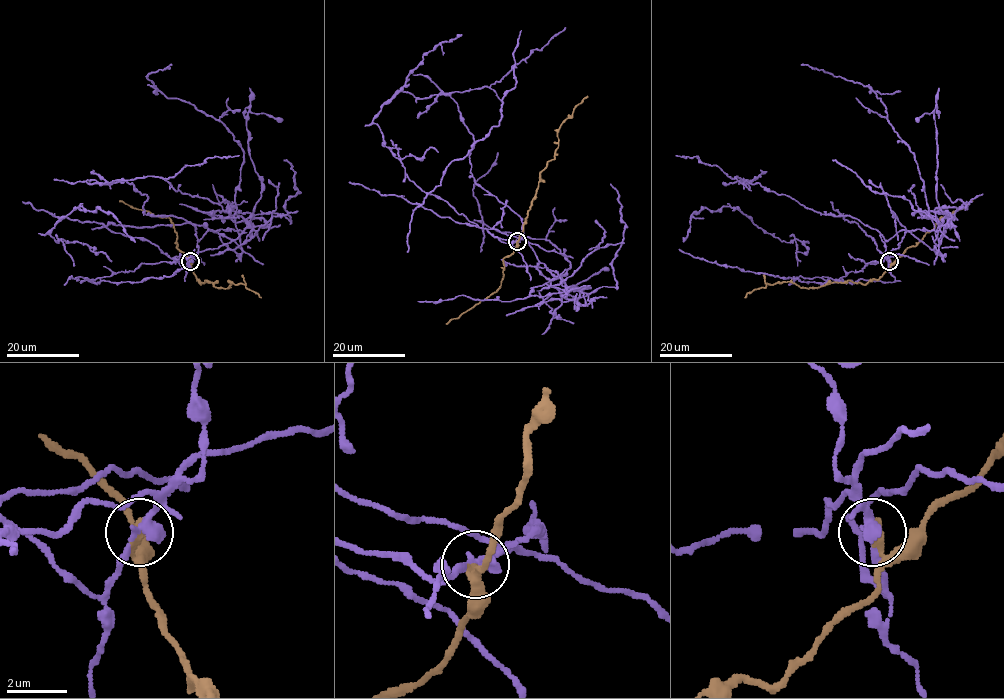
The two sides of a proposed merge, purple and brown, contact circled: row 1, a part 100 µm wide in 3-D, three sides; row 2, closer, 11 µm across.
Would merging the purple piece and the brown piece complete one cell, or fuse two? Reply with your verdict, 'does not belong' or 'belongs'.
does not belong

